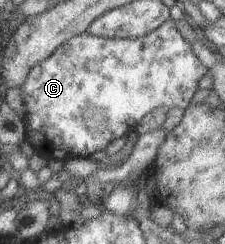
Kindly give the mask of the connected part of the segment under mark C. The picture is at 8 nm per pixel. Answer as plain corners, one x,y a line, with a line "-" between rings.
170,18
156,31
139,38
107,39
82,34
63,43
49,59
33,67
20,92
28,141
35,147
36,154
47,161
57,159
64,163
75,157
91,157
93,153
107,149
115,139
137,130
139,121
147,113
161,110
157,107
167,107
165,110
189,108
200,90
201,79
209,74
209,68
193,53
193,45
181,35
175,22

